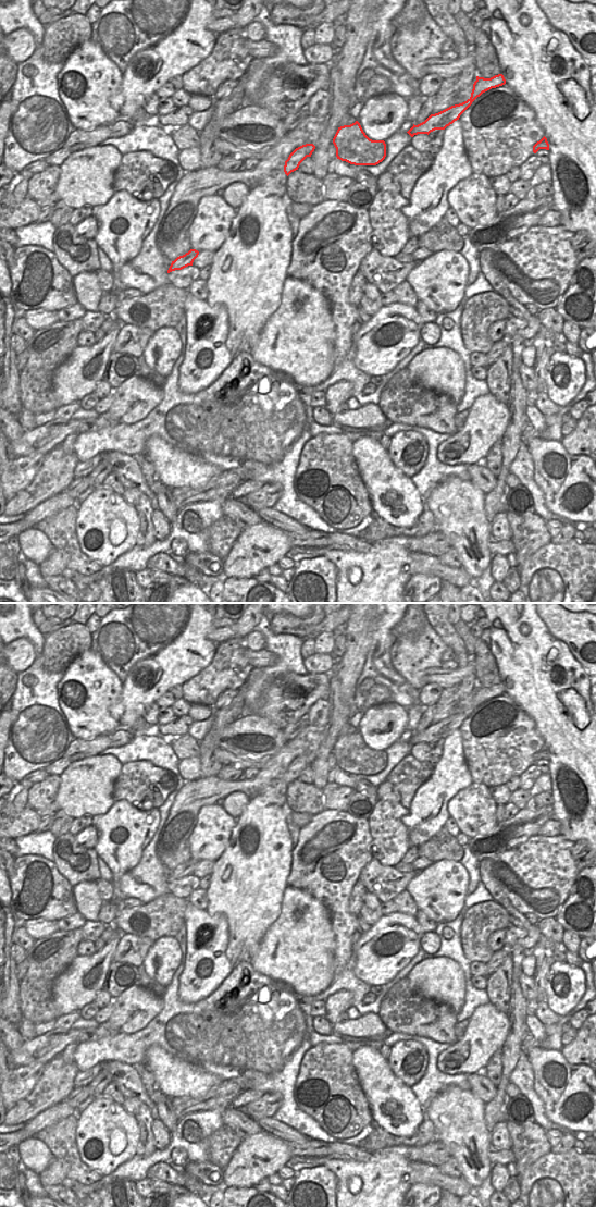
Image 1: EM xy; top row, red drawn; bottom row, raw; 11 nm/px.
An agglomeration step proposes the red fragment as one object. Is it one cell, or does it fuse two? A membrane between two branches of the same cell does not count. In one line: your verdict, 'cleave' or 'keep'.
cleave

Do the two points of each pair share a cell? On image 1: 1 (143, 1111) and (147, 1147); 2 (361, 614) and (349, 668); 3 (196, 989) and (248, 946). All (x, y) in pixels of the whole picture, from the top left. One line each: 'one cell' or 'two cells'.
1: one cell
2: one cell
3: two cells

